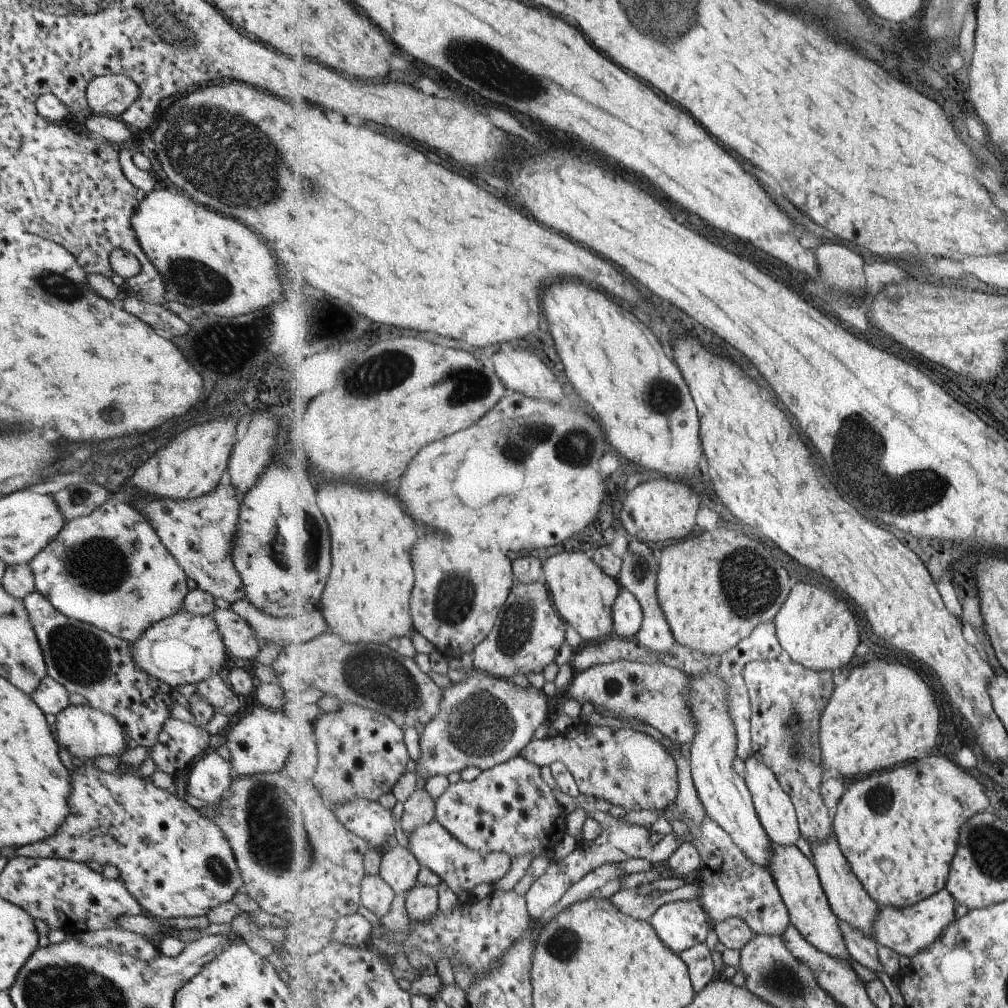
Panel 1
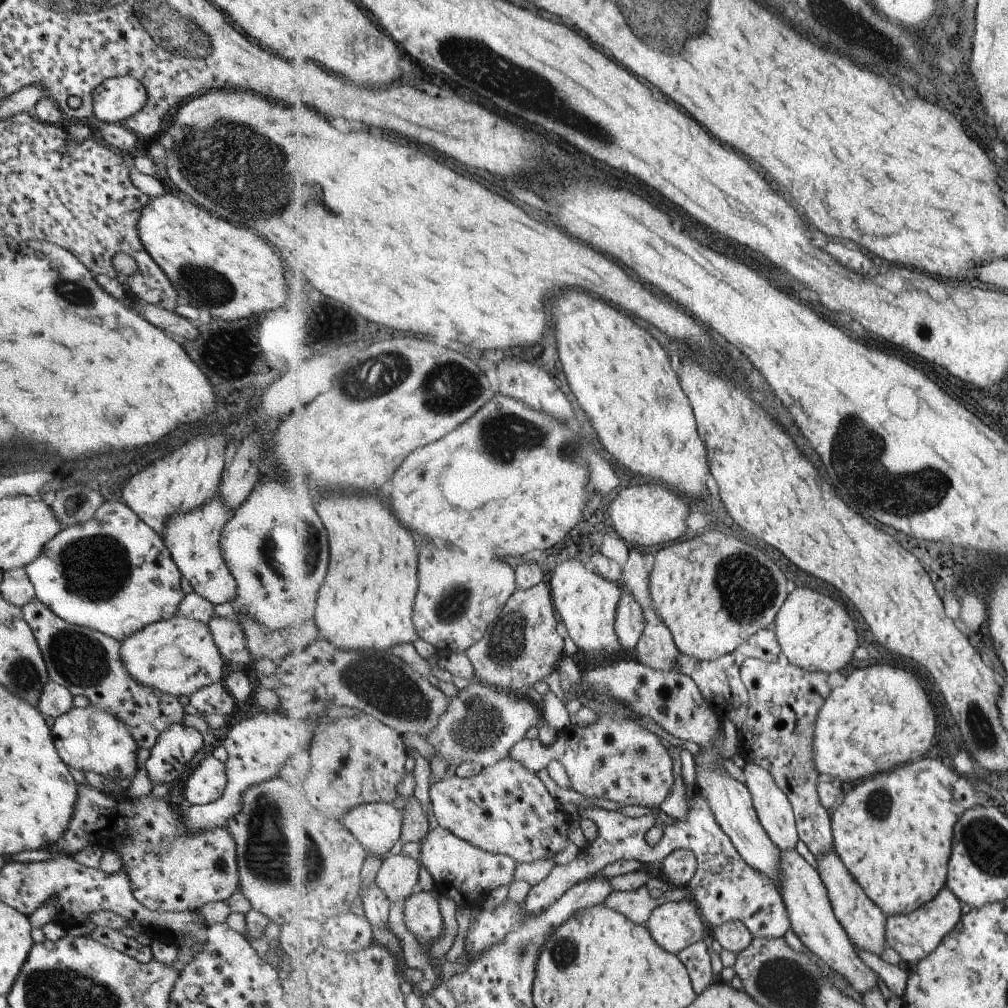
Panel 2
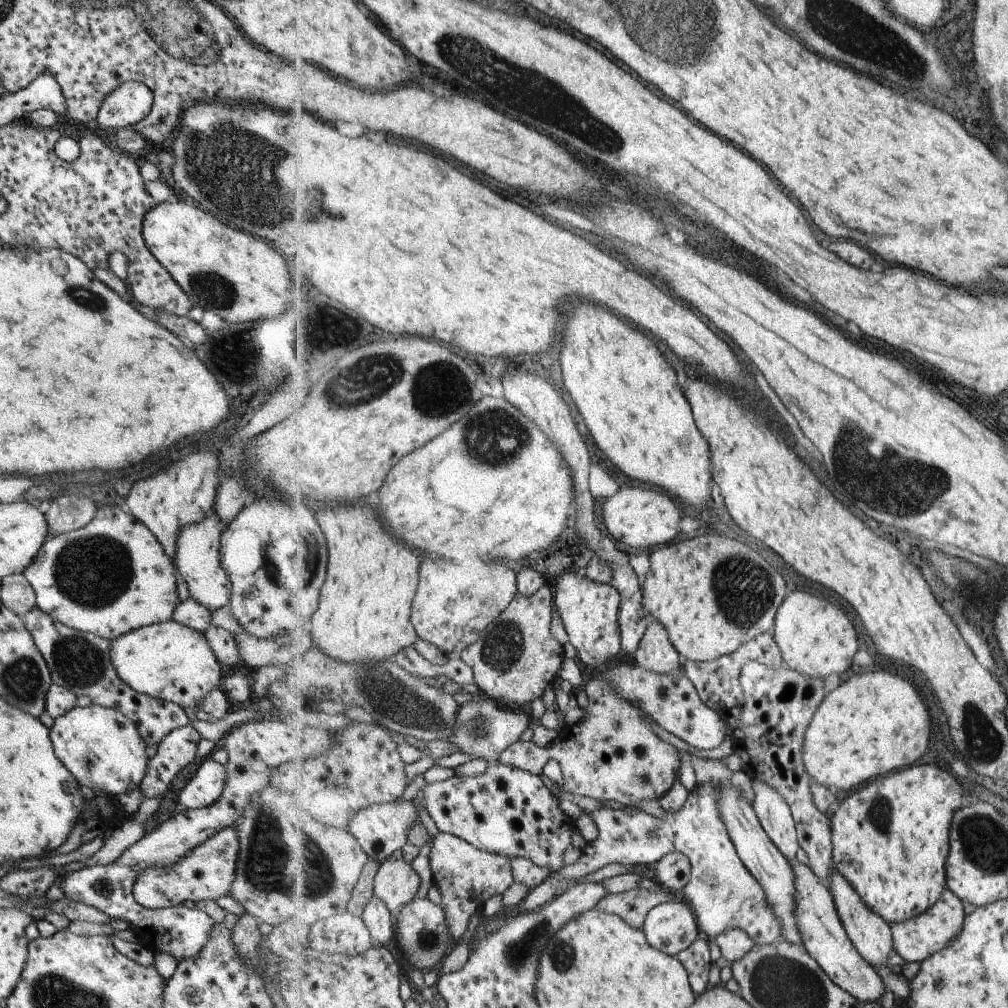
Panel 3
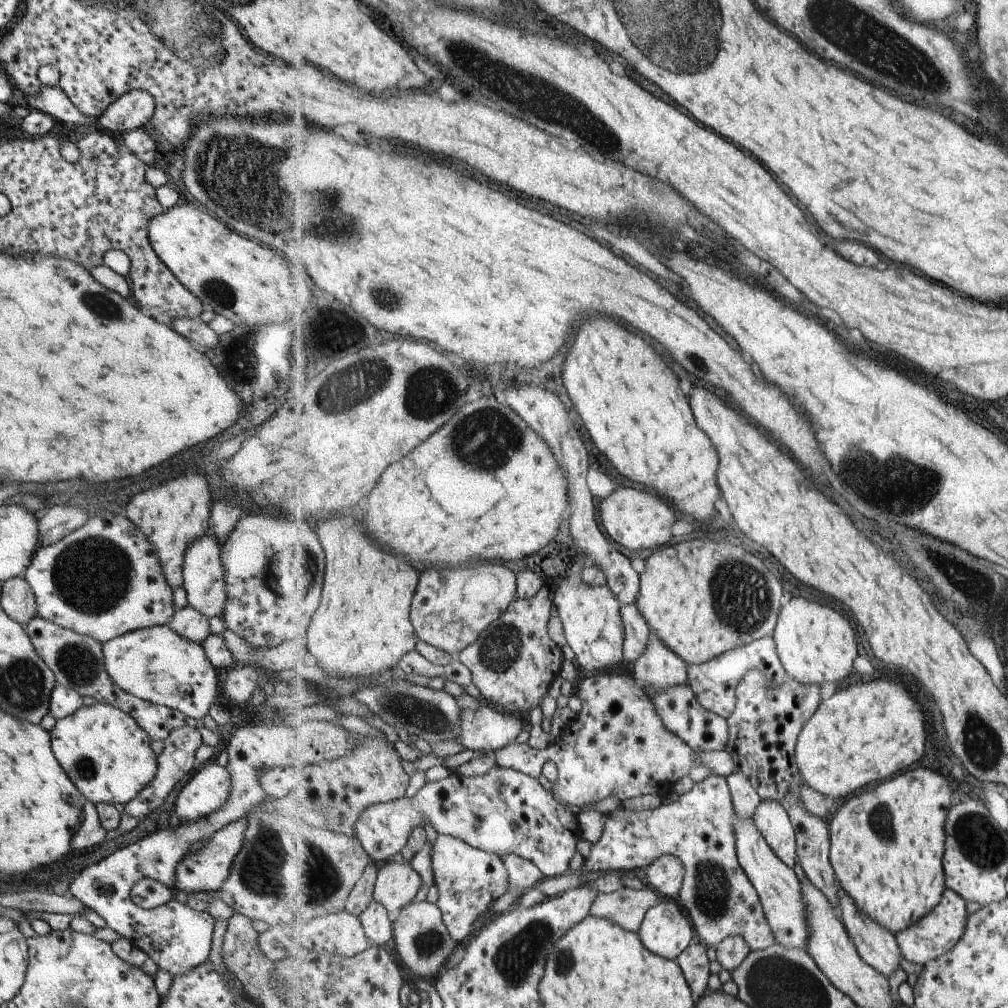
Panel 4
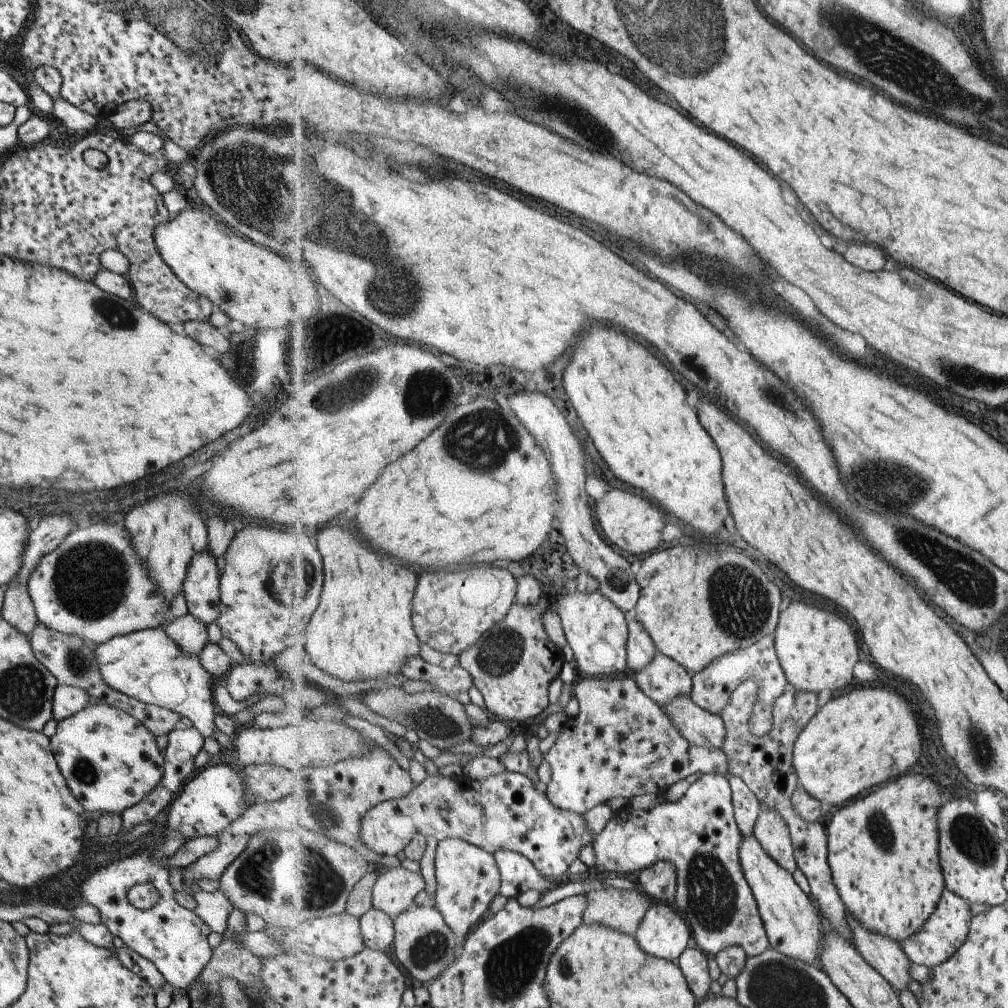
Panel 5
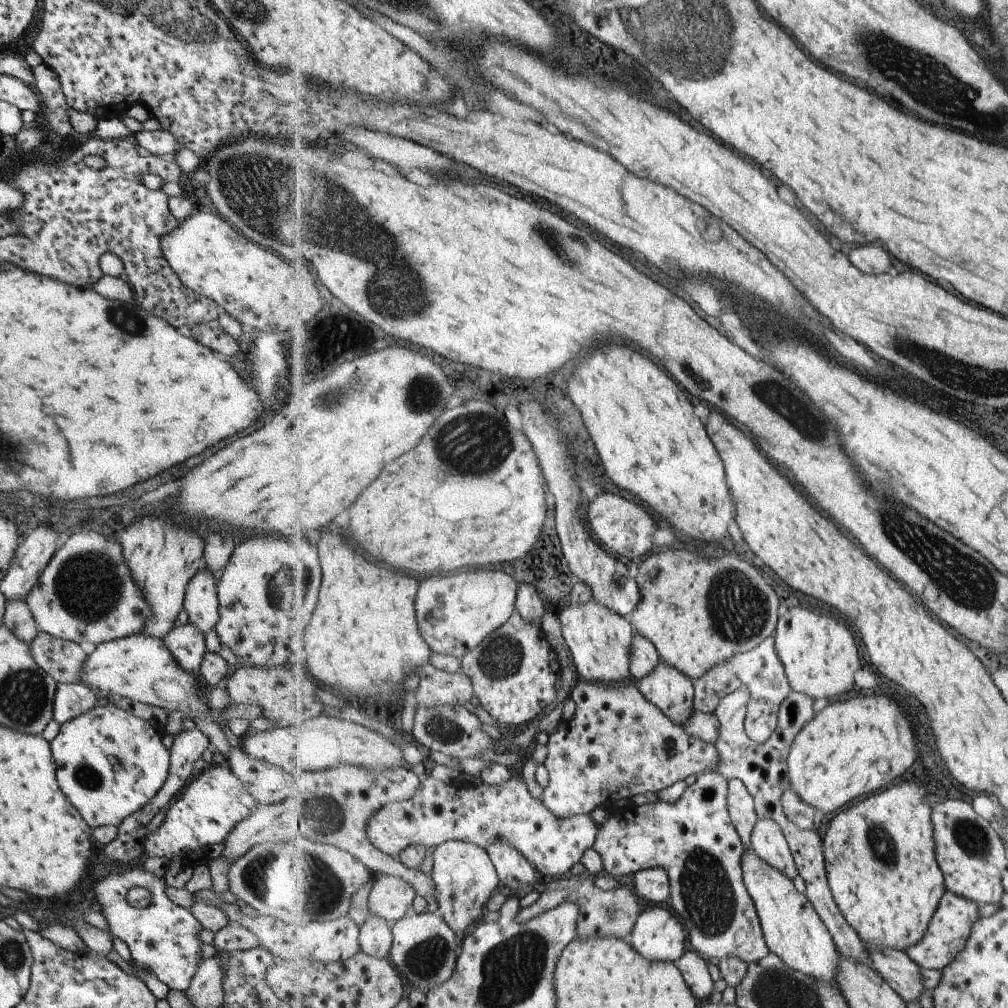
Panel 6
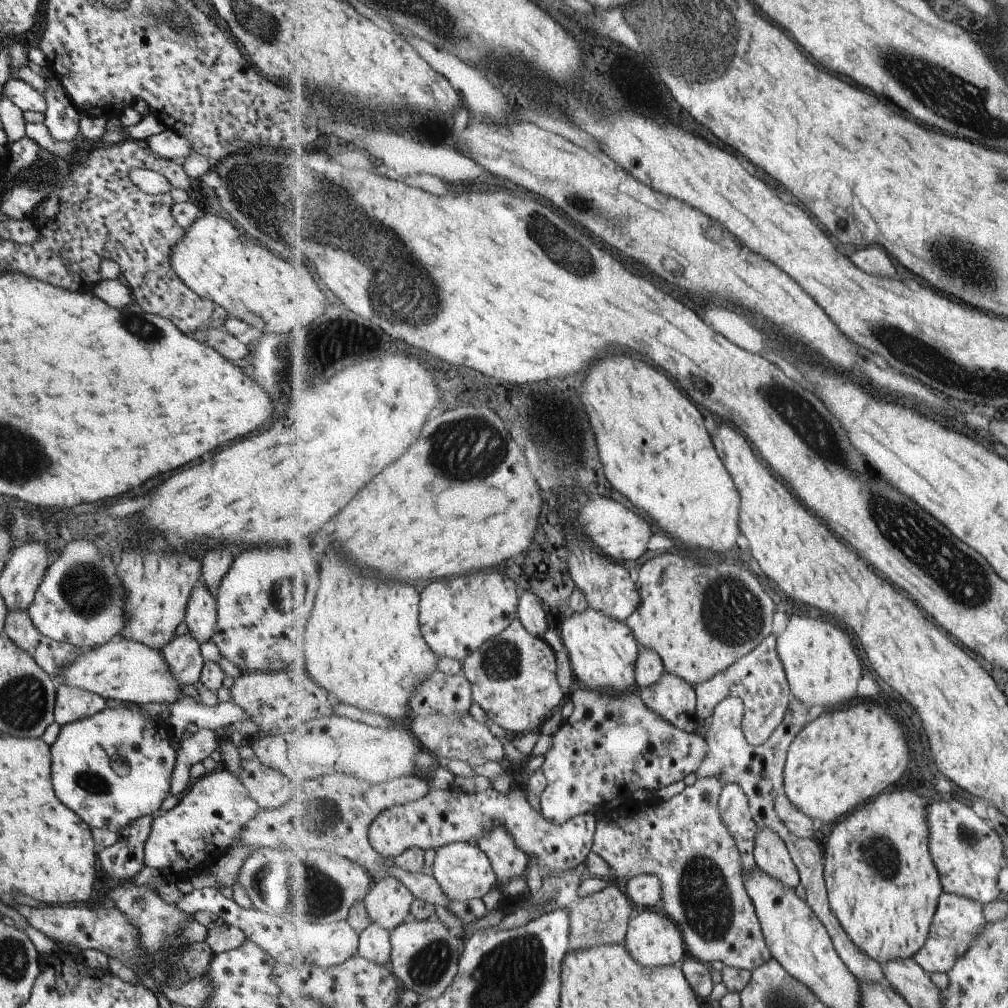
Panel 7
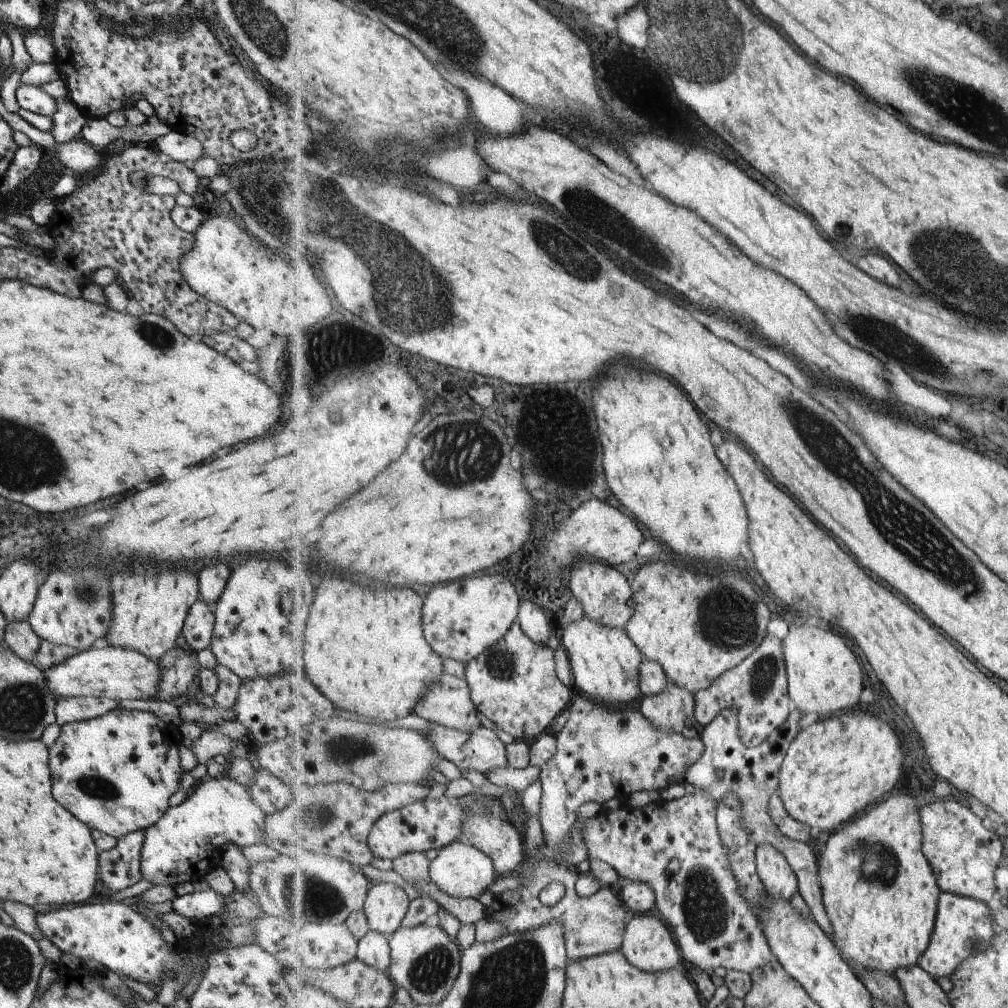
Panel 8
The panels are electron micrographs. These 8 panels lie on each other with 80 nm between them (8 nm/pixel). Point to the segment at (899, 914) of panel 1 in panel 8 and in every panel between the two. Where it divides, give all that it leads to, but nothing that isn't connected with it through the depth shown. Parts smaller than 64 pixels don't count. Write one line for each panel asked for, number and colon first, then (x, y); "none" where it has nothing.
2: (915, 935)
3: (915, 940)
4: (939, 932)
5: (946, 931)
6: (948, 934)
7: (959, 921)
8: (963, 929)

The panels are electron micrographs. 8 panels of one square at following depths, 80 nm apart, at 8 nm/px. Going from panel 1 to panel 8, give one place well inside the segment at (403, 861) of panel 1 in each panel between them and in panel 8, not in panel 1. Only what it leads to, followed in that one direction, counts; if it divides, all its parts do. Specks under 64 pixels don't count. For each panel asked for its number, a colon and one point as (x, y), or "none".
2: (399, 873)
3: (397, 882)
4: (397, 884)
5: (394, 892)
6: (392, 897)
7: (389, 901)
8: (386, 906)

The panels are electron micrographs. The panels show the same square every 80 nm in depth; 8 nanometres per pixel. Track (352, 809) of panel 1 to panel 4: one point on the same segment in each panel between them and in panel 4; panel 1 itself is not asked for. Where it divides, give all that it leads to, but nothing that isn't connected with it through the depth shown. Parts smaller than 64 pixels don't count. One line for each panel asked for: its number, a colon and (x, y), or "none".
2: (378, 826)
3: (382, 829)
4: (505, 811)

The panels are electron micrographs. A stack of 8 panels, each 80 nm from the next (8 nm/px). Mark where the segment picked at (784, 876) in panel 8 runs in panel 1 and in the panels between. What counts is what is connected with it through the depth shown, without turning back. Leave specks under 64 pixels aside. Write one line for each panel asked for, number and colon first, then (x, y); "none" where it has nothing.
1: (775, 808)
2: (776, 811)
3: (774, 812)
4: (773, 819)
5: (772, 830)
6: (768, 838)
7: (771, 853)

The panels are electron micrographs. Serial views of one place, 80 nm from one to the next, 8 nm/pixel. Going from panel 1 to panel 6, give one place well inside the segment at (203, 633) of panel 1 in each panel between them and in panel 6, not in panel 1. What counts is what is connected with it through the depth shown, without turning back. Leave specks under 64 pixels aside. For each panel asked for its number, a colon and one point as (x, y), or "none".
2: (178, 655)
3: (170, 661)
4: (155, 664)
5: (146, 665)
6: (139, 667)

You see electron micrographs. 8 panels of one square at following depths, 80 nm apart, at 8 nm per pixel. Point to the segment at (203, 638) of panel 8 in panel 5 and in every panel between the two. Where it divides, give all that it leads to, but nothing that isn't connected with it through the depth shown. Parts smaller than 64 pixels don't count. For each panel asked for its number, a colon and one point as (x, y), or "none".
5: (200, 586)
6: (200, 602)
7: (200, 610)

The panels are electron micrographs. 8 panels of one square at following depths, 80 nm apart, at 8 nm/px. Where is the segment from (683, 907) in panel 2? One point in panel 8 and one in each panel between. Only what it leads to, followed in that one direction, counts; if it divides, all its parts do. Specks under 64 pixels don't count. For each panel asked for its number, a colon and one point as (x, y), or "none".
3: (672, 927)
4: (667, 930)
5: (664, 932)
6: (659, 935)
7: (654, 939)
8: (648, 943)

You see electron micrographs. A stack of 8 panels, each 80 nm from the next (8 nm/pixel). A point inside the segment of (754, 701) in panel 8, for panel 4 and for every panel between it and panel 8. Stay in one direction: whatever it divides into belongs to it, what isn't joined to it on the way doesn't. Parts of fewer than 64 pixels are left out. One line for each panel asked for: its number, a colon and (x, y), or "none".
4: (715, 683)
5: (713, 687)
6: (761, 669)
7: (760, 679)

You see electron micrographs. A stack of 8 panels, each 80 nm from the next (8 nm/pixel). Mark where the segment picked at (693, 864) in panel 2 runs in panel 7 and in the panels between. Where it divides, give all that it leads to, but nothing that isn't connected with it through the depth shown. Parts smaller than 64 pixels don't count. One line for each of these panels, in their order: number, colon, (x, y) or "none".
3: (673, 872)
4: (666, 875)
5: (660, 881)
6: (652, 885)
7: (646, 890)

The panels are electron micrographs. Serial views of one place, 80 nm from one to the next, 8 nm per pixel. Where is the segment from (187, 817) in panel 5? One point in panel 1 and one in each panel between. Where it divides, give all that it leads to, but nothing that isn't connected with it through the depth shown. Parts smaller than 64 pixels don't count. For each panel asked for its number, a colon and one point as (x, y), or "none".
1: (209, 777)
2: (207, 781)
3: (204, 787)
4: (207, 789)

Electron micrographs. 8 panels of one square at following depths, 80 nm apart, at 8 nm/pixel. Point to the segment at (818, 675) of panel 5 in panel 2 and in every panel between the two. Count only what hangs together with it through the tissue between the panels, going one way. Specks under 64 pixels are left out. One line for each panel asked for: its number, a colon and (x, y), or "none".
2: (816, 633)
3: (816, 637)
4: (817, 644)

